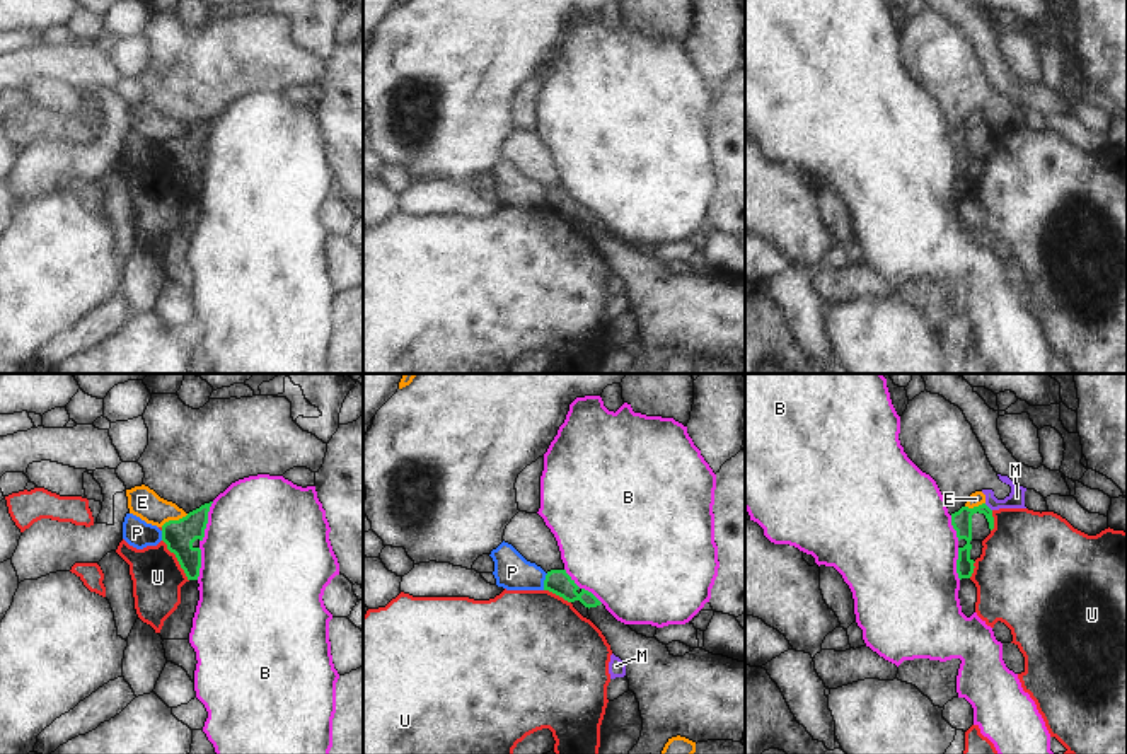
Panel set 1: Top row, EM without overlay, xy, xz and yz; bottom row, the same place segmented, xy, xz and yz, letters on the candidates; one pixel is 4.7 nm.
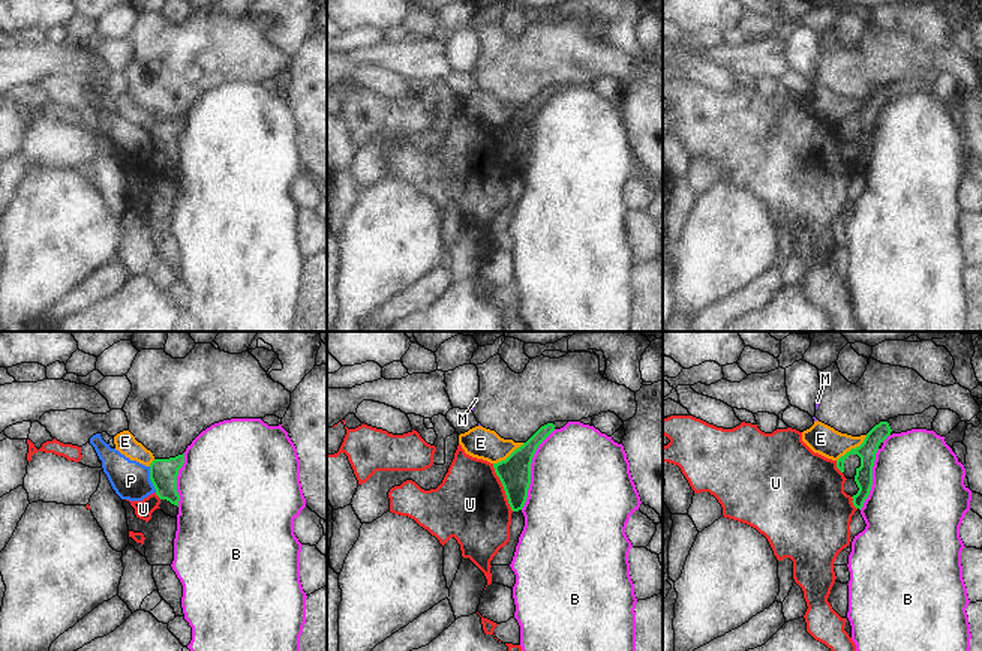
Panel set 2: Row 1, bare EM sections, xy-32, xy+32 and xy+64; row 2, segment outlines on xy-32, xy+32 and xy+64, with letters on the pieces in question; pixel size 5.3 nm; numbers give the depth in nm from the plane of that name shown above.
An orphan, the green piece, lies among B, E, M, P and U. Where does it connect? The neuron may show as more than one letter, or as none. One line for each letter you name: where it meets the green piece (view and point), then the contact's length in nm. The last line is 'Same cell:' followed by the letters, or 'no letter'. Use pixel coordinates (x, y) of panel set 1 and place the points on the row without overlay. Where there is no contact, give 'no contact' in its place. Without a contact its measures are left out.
Same cell: no letter

